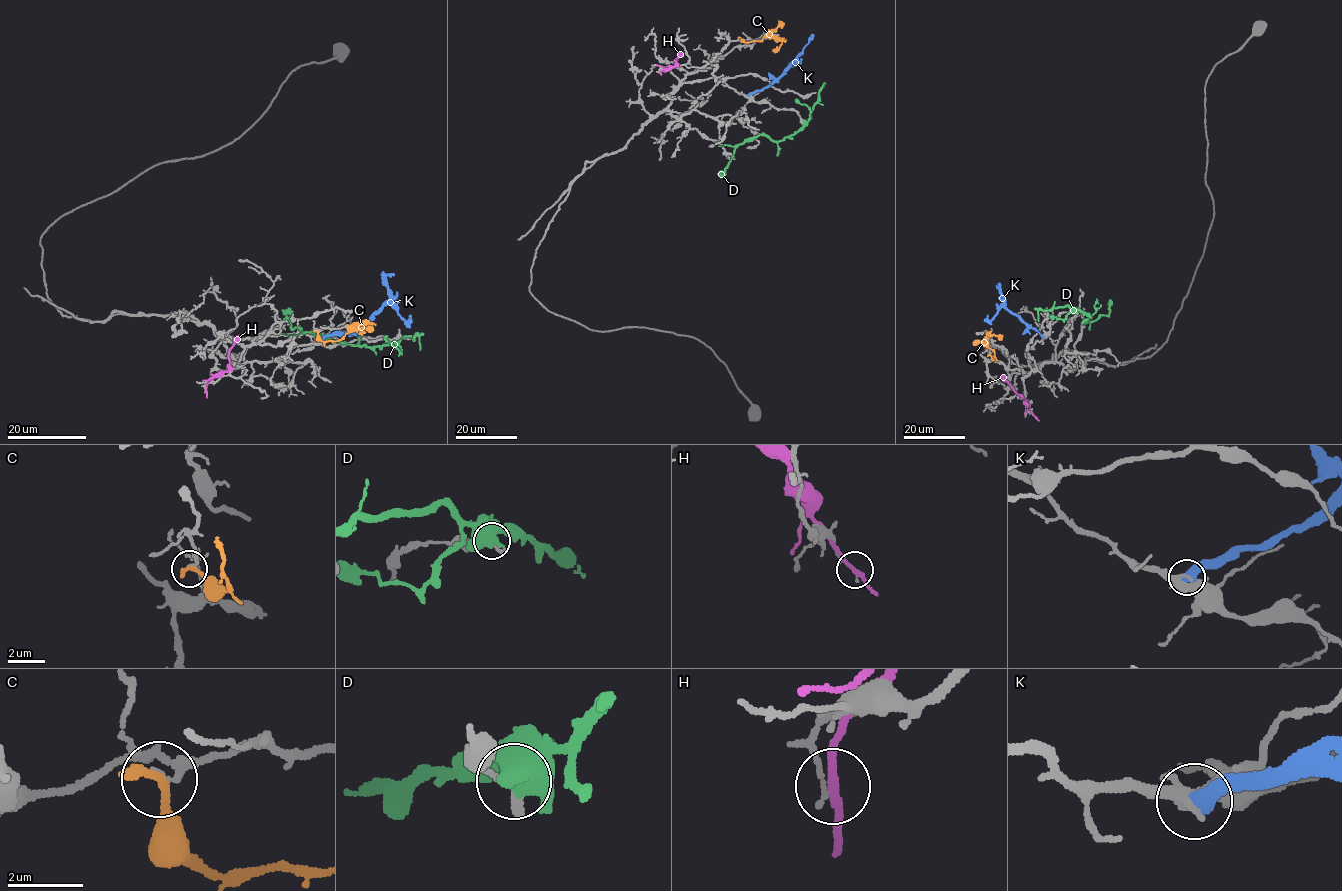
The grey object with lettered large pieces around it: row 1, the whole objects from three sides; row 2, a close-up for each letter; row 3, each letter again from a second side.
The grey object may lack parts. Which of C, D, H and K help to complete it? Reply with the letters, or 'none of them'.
D

